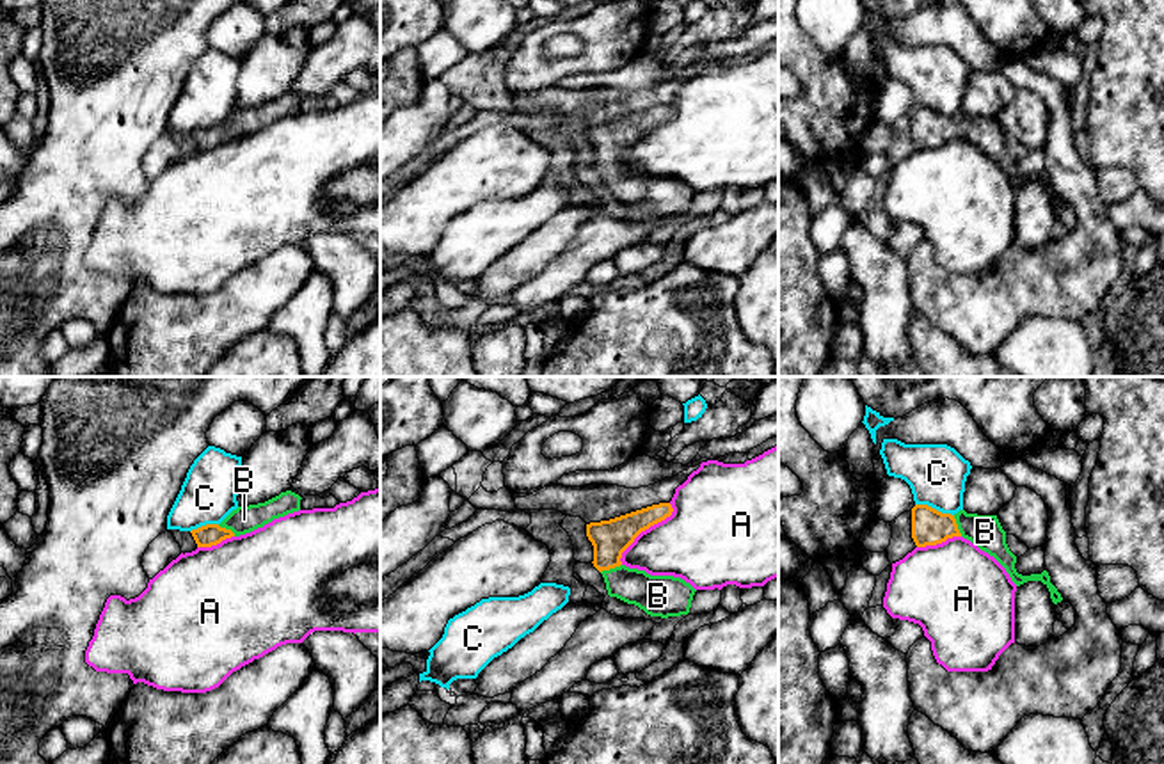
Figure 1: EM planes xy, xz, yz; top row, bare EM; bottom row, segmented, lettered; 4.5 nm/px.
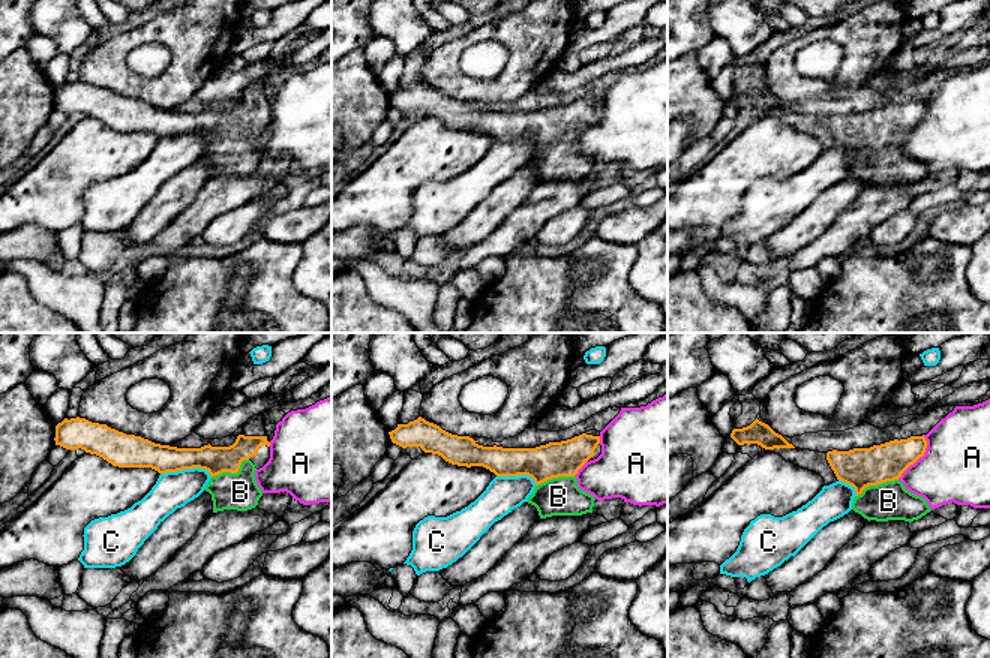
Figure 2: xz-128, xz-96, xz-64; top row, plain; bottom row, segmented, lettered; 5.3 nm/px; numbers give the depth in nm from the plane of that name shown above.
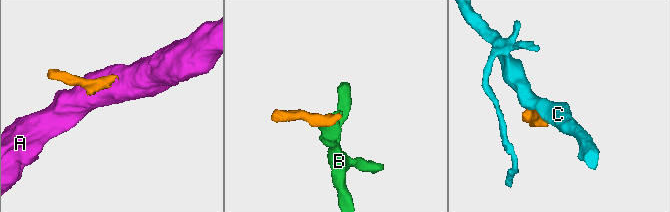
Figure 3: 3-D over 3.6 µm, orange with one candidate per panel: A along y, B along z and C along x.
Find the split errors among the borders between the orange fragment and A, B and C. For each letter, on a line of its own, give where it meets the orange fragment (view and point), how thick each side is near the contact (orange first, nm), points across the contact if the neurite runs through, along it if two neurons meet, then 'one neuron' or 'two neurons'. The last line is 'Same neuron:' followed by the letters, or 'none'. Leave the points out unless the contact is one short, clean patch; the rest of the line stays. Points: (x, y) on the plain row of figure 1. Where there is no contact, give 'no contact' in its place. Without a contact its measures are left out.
A: meets orange in xz at (645, 130); 170 nm thick on the orange side, 360 nm on the other; border along xz (670, 105), (672, 114), (645, 130), (622, 155), (621, 166); two neurons
B: meets orange in xz at (610, 169); 170 nm thick on the orange side, 180 nm on the other; runs through xz (610, 141), (610, 169), (628, 187), (656, 198); one neuron
C: meets orange in yz at (933, 111); 160 nm thick on the orange side, 260 nm on the other; border along yz (916, 105), (926, 105), (953, 118); two neurons
Same neuron: B

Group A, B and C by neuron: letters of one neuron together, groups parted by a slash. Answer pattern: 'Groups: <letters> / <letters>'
Groups: A / B / C

